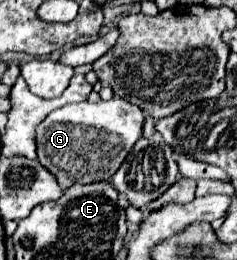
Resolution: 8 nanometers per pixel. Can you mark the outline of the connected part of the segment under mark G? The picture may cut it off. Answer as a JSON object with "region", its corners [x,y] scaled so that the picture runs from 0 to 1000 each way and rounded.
{"region":[[[477,369],[460,392],[325,392],[224,423],[148,500],[156,615],[249,700],[266,731],[300,708],[384,708],[418,692],[468,692],[561,554],[595,531],[603,423]]]}

